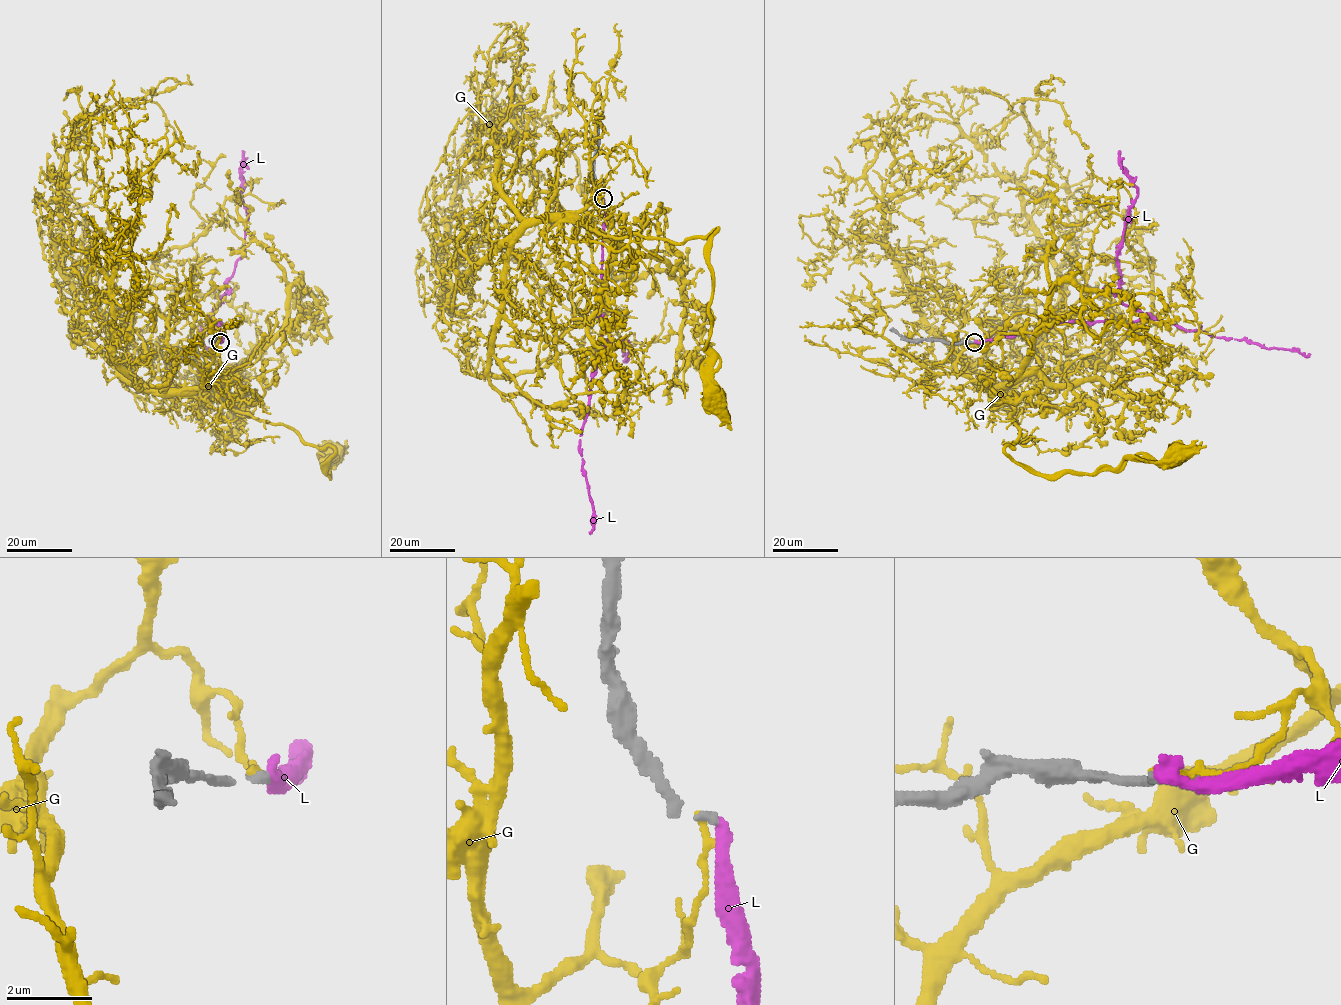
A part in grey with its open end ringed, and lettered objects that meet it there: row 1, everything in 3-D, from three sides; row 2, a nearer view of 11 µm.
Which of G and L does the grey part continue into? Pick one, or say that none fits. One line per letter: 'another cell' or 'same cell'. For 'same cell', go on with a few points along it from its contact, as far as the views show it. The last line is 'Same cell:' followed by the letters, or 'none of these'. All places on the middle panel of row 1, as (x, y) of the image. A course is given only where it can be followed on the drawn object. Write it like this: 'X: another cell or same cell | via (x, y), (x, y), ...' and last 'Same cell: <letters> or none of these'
G: another cell
L: same cell | via (603, 199), (602, 332), (594, 368), (607, 341), (624, 341), (627, 360), (625, 343)
Same cell: L

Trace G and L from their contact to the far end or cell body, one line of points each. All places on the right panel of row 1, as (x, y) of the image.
G: (975, 341), (988, 336), (957, 370), (990, 401), (1011, 402), (1019, 437), (1004, 451), (1036, 474), (1176, 451)
L: (975, 341), (1083, 319), (1129, 324), (1144, 318), (1117, 294), (1119, 244), (1137, 195), (1119, 150)

